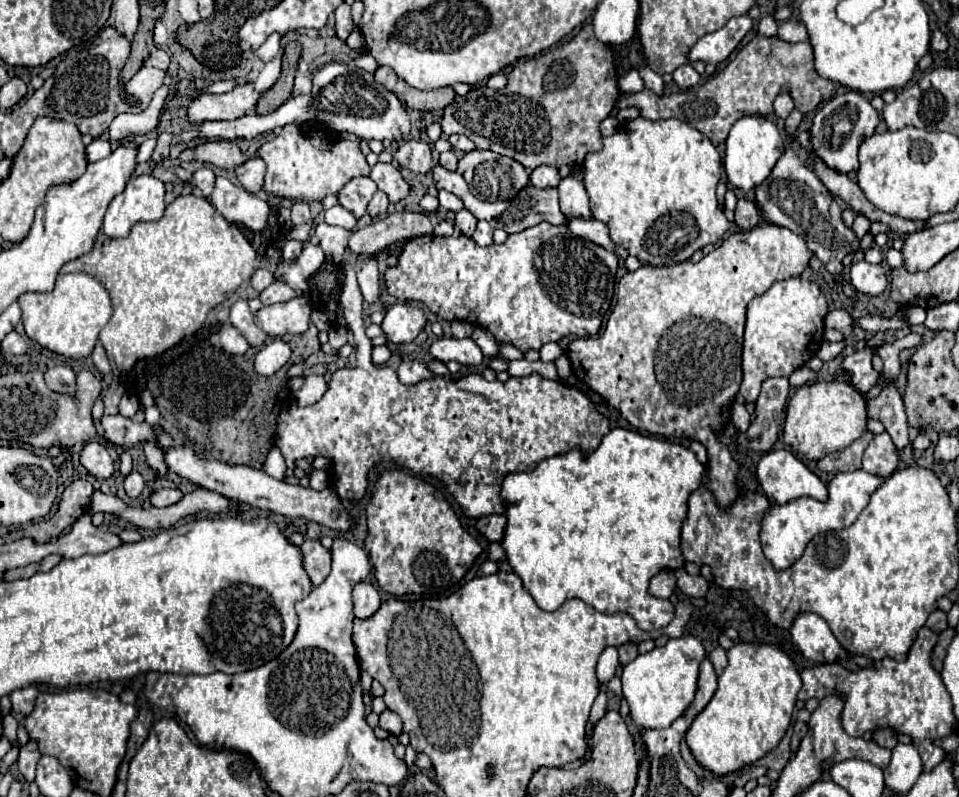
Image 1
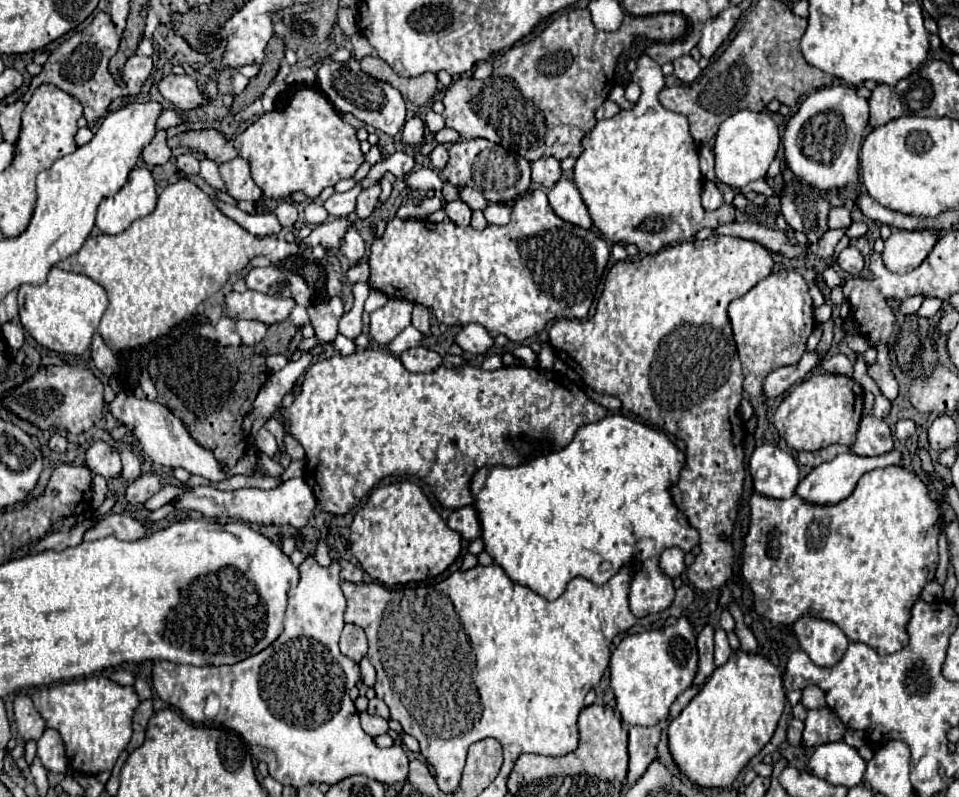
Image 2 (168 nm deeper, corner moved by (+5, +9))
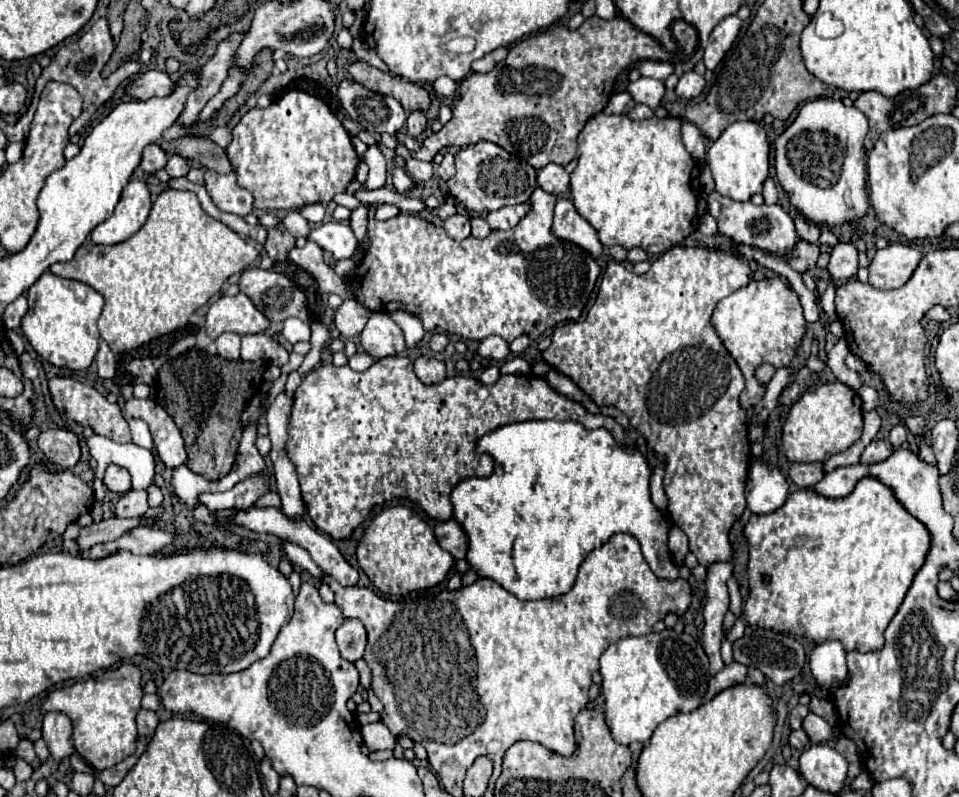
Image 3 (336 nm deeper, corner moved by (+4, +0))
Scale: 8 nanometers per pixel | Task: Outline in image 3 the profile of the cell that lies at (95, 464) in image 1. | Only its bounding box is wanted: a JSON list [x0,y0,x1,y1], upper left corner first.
[104,465,132,493]

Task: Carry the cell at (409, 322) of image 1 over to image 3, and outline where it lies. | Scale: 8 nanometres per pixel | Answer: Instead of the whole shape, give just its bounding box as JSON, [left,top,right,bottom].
[360,313,406,359]

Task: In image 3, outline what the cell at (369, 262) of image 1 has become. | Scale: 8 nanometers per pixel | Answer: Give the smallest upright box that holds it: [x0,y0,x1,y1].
[310,221,358,259]

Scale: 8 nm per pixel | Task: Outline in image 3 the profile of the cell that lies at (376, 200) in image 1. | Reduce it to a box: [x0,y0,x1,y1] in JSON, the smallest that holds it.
[350,207,368,257]

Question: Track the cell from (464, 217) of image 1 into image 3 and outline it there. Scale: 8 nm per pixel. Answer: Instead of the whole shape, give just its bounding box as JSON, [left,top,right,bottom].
[444,213,470,239]

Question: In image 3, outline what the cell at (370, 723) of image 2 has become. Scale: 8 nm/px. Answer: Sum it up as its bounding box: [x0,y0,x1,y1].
[360,721,396,751]

